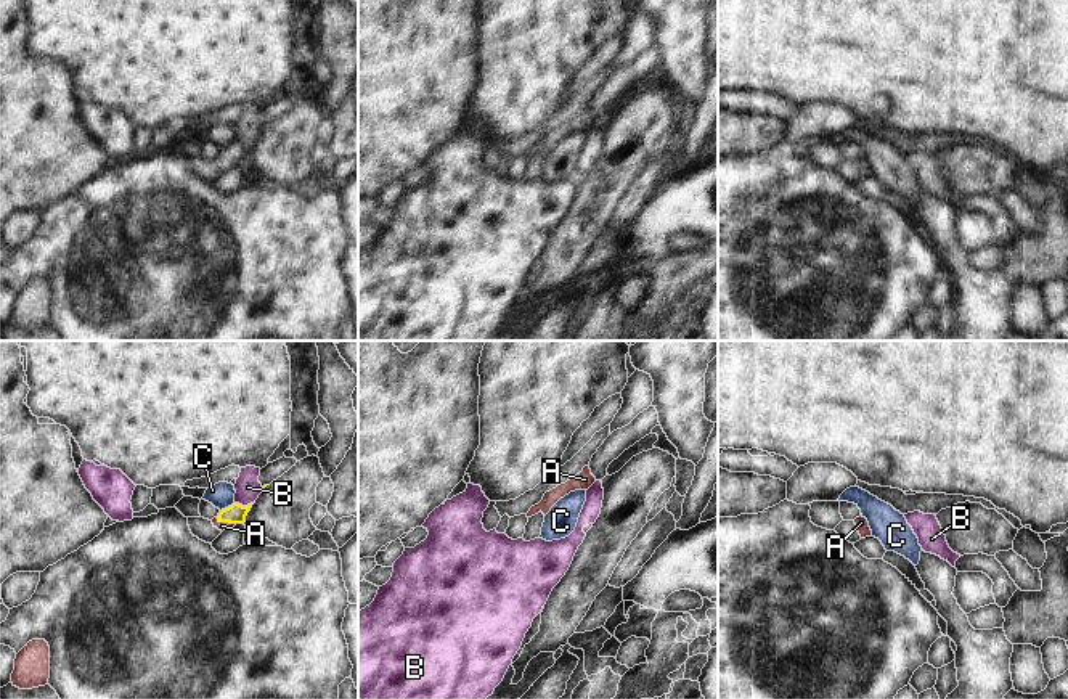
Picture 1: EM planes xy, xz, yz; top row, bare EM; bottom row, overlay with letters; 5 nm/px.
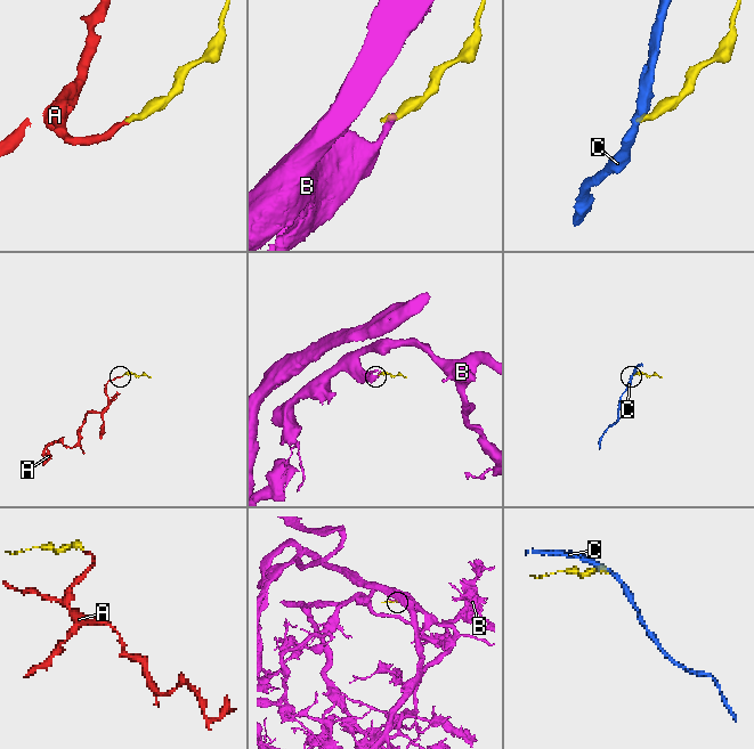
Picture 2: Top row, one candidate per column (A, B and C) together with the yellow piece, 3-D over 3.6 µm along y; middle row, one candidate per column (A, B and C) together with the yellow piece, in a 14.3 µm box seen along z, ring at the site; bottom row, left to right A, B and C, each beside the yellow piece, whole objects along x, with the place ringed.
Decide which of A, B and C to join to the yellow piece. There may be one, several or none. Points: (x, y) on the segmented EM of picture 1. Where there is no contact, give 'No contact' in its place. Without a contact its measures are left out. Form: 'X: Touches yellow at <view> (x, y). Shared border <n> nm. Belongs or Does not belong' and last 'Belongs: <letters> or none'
A: Touches yellow at xy (225, 521). Shared border 110 nm. Belongs
B: Touches yellow at xy (244, 506). Shared border 110 nm. Does not belong
C: Touches yellow at xy (228, 506). Shared border 90 nm. Does not belong
Belongs: A

